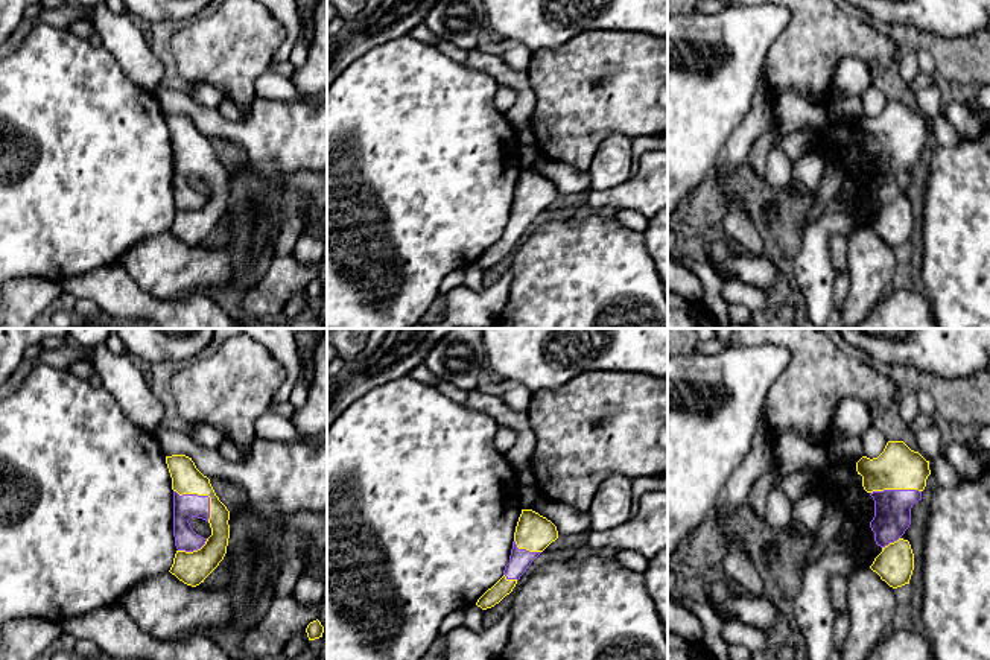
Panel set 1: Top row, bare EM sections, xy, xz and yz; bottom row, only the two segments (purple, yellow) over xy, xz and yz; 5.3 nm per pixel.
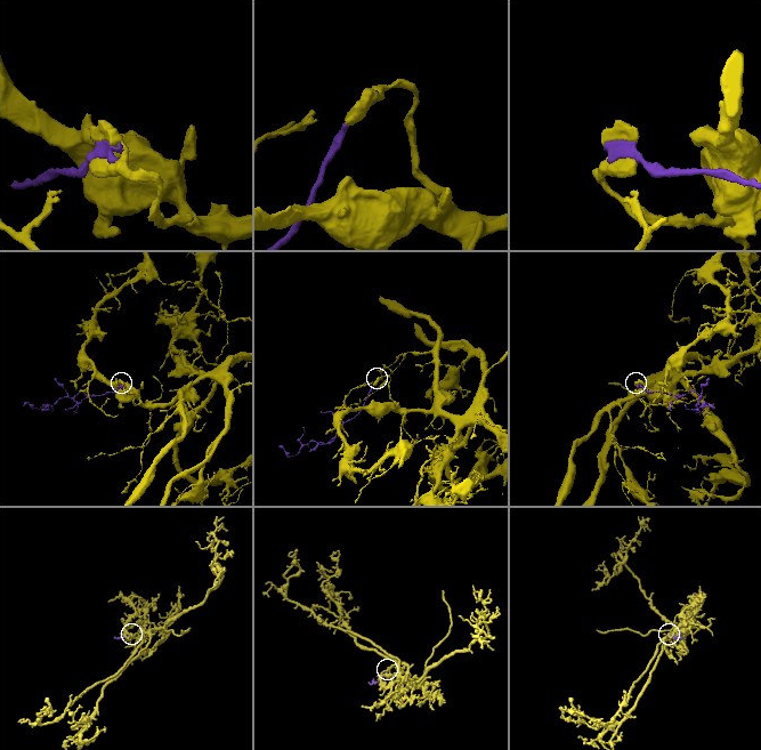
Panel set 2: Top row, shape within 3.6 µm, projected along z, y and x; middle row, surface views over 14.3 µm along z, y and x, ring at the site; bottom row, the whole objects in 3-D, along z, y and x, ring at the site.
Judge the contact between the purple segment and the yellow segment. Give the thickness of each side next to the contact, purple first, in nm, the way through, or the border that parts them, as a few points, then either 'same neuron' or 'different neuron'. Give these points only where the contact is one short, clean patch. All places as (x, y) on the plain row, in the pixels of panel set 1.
calibres 130 and 160 nm; same neuron

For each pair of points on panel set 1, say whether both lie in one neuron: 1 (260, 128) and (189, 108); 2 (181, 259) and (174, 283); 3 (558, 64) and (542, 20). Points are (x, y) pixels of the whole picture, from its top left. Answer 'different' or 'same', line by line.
1: same
2: same
3: different

